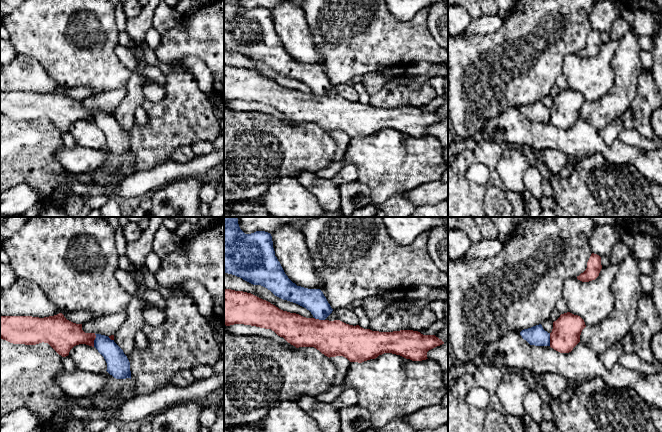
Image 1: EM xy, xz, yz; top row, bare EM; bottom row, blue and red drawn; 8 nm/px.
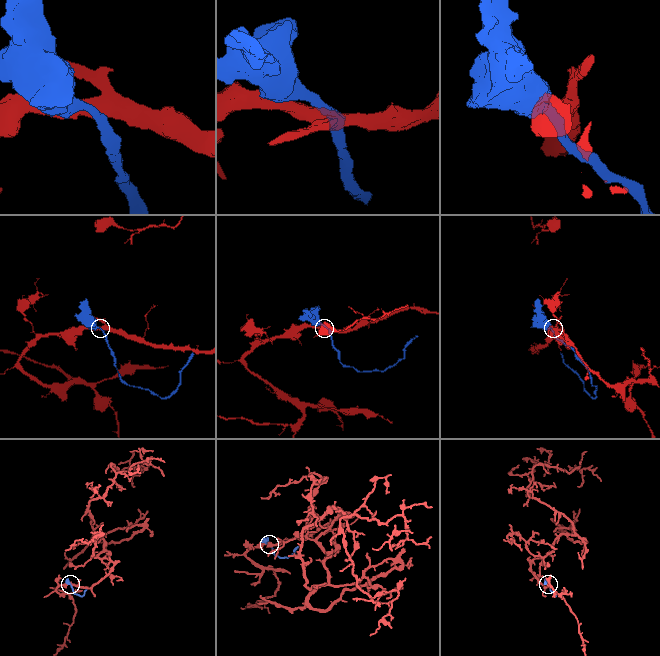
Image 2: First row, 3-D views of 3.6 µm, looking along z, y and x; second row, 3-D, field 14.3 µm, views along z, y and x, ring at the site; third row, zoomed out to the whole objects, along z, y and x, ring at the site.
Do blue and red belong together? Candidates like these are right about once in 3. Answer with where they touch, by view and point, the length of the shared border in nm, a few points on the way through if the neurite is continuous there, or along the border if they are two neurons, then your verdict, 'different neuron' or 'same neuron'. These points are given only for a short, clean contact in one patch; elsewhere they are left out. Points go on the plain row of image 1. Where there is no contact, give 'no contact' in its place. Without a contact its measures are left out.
contact xy (94, 116); length 110 nm; different neuron

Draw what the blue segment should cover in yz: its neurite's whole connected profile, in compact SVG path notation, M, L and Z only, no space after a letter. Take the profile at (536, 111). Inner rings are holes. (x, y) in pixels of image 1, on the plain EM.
M541 100L522 106L520 111L530 121L550 122L550 109L545 107Z

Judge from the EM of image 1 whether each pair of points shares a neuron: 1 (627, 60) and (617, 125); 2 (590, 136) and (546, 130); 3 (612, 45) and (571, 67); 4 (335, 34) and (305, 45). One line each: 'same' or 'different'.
1: different
2: same
3: same
4: different

